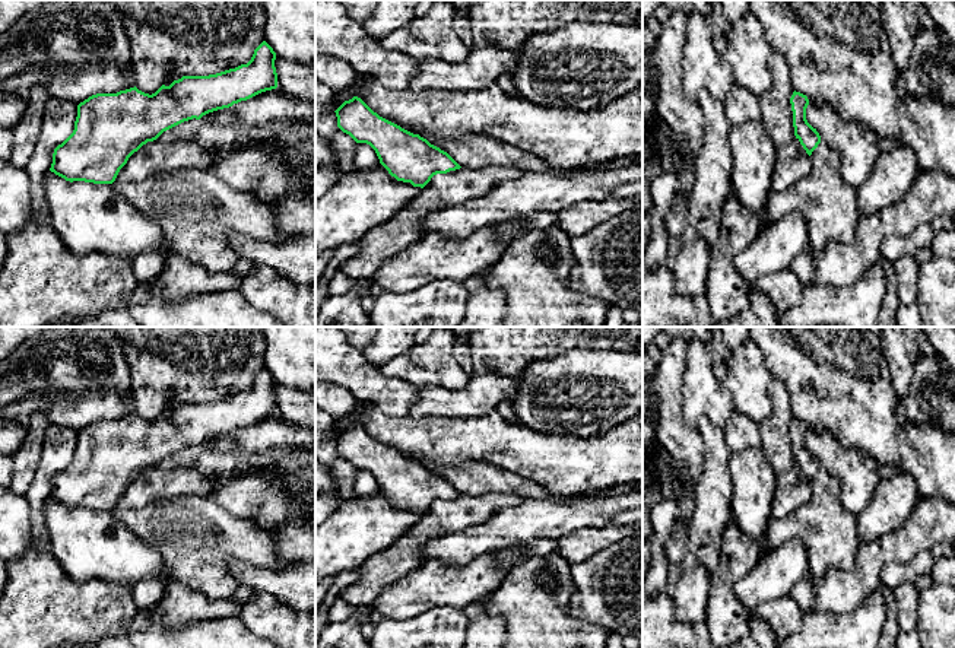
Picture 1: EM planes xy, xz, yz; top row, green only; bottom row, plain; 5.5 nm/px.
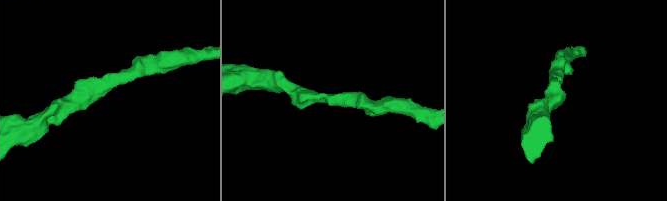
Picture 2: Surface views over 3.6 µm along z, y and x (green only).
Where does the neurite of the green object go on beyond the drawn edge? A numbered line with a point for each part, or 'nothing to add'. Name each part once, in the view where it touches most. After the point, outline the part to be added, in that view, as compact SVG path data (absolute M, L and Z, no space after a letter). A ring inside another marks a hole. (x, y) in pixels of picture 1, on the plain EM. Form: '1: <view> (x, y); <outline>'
nothing to add

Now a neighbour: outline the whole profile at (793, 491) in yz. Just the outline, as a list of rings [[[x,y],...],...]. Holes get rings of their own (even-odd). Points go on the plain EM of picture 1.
[[[793,466],[787,473],[777,476],[775,499],[771,505],[771,520],[783,520],[794,509],[805,505],[810,498],[810,483],[806,480],[799,466]]]

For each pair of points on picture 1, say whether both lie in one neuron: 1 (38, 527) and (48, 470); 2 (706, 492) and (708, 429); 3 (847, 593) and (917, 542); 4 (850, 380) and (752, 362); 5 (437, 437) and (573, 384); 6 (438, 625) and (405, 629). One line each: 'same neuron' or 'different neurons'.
1: same neuron
2: same neuron
3: same neuron
4: different neurons
5: different neurons
6: same neuron

